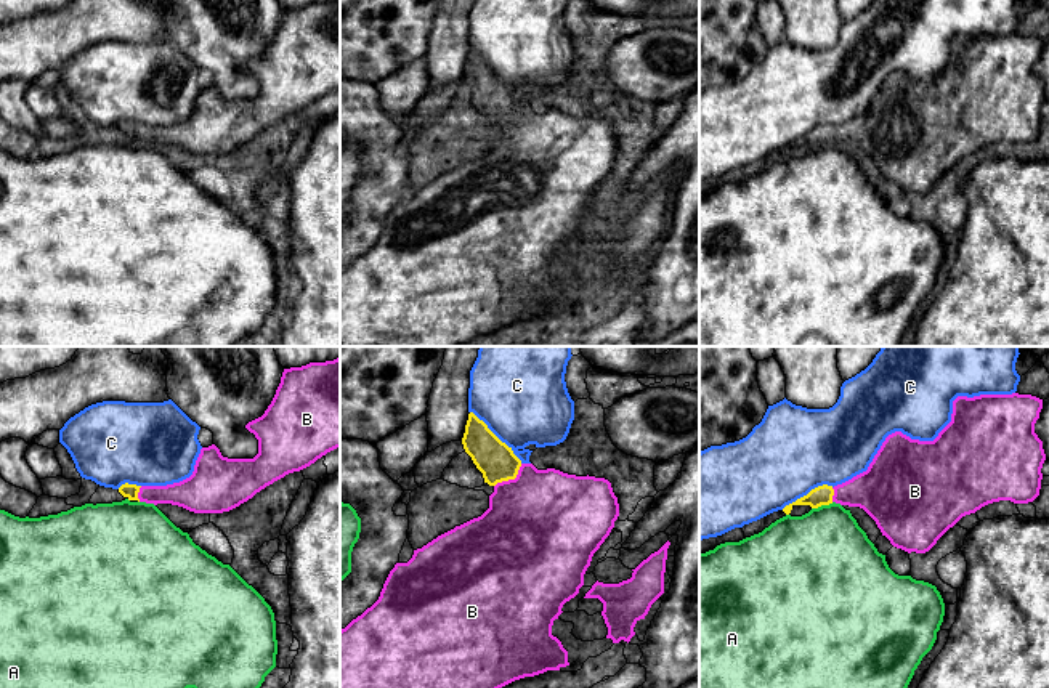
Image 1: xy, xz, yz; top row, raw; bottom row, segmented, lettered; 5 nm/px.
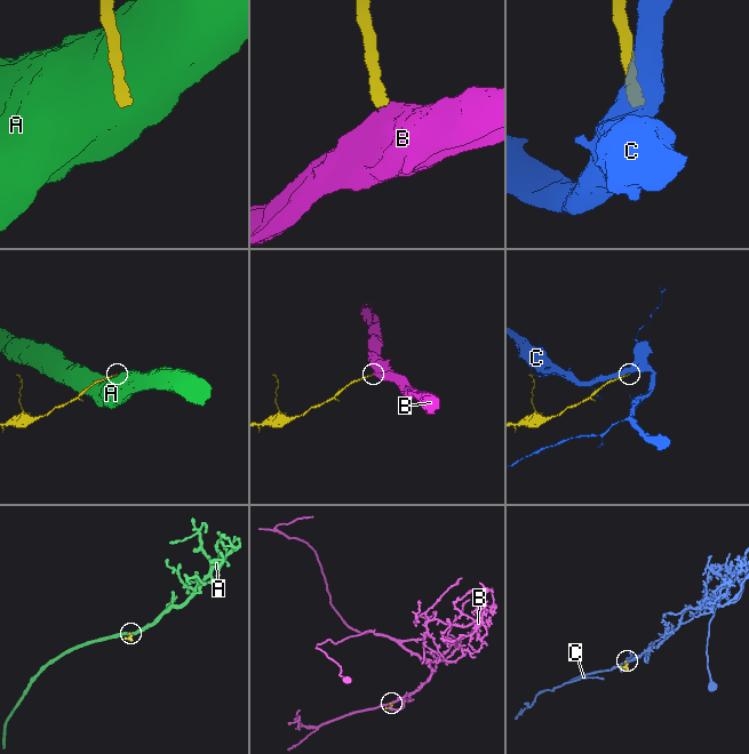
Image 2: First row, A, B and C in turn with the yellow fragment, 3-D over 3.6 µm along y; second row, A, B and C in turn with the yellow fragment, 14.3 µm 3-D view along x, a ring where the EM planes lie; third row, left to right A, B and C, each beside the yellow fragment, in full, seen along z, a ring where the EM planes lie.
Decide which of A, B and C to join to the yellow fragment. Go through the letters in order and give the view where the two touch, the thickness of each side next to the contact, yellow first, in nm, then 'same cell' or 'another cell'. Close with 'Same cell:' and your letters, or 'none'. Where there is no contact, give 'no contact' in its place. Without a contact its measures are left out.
A: yz | 100/440 nm | another cell
B: xz | 190/480 nm | same cell
C: xz | 190/460 nm | another cell
Same cell: B

